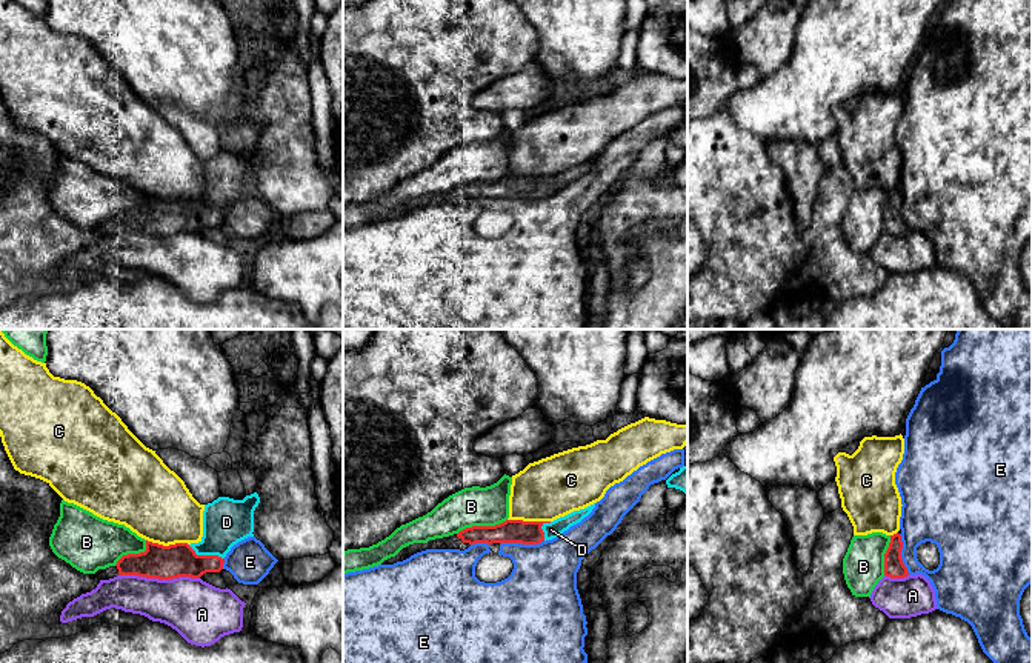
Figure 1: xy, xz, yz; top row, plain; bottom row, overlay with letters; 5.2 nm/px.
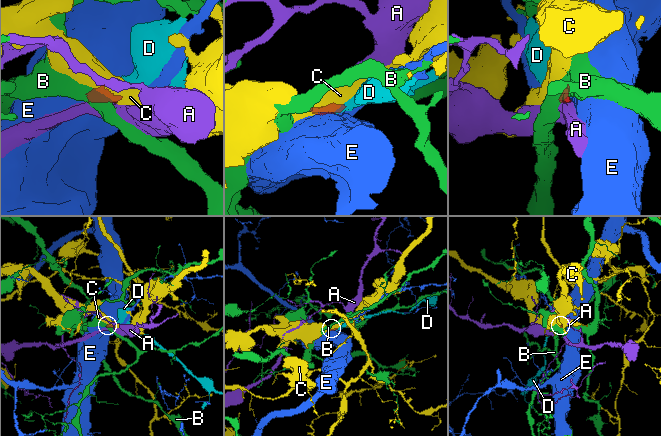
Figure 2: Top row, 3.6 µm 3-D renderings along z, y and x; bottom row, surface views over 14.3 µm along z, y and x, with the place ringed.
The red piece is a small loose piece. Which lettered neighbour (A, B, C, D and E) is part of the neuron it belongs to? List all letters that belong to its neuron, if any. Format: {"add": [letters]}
{"add": ["D"]}

